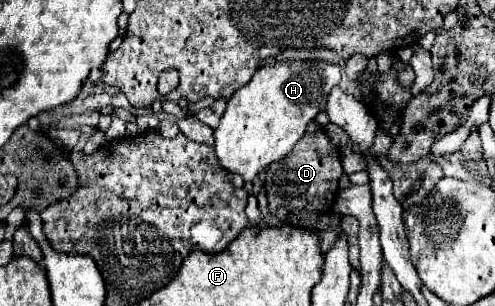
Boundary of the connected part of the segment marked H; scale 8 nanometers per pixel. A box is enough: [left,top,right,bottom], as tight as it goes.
[213,62,341,182]

